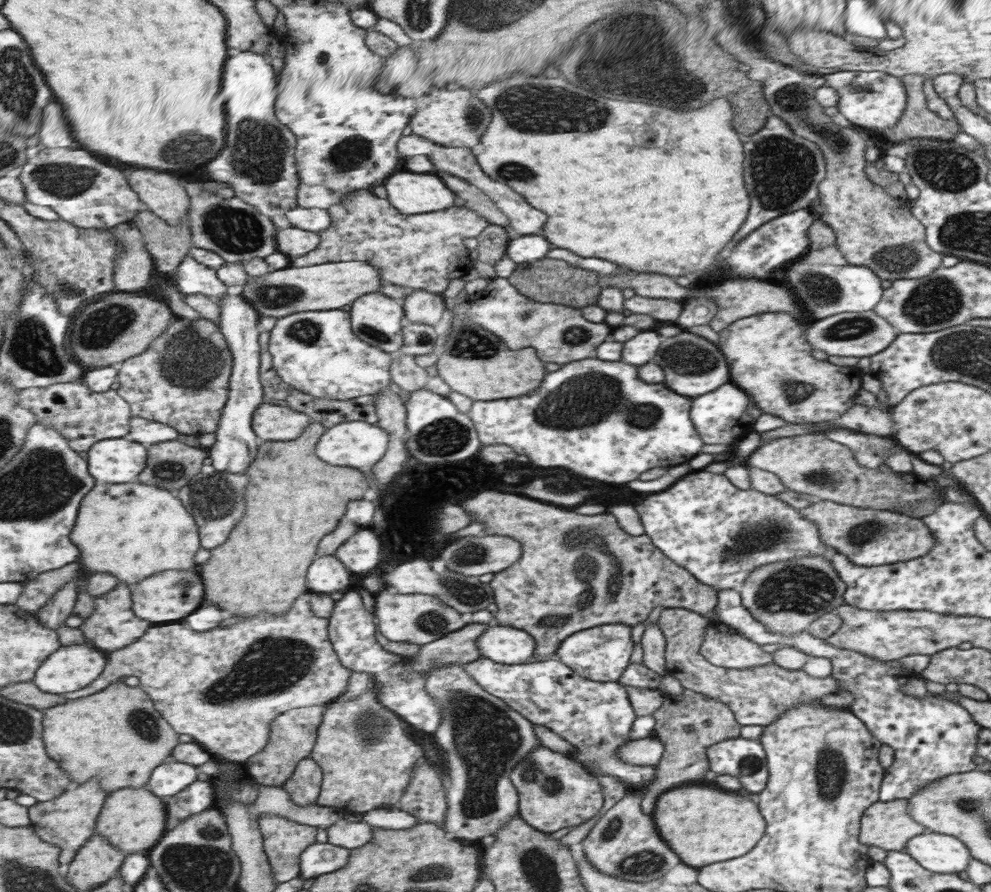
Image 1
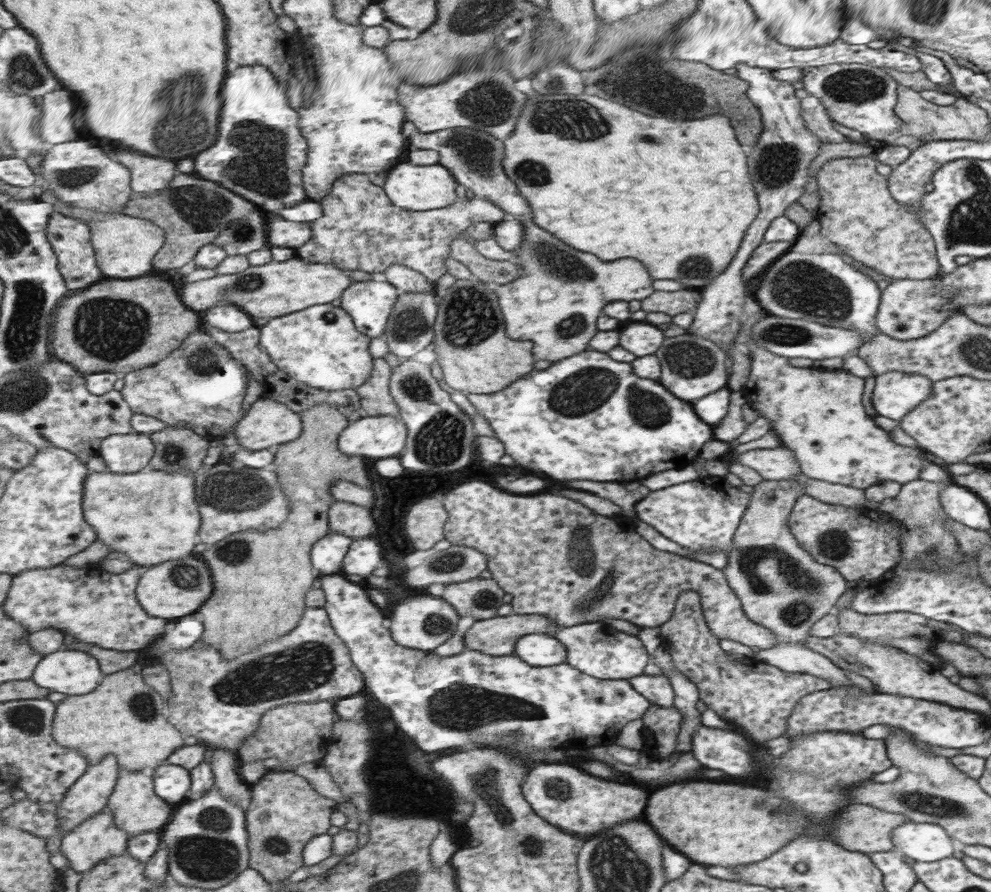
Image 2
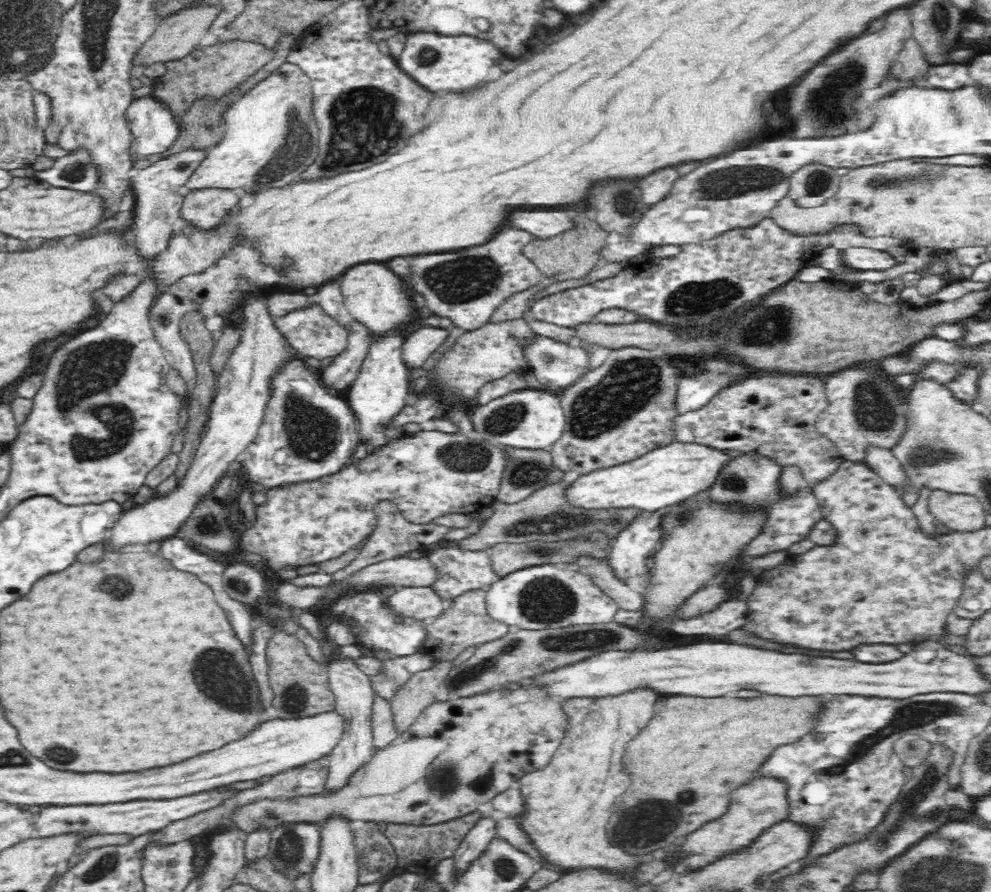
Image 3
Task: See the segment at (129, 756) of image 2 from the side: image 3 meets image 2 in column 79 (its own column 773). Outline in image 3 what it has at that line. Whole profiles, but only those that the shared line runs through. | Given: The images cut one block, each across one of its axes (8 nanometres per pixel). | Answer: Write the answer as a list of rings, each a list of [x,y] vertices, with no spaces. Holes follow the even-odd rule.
[[[768,694],[754,698],[754,700],[742,700],[742,698],[710,698],[710,700],[708,698],[666,698],[664,706],[656,712],[656,716],[648,722],[648,726],[630,742],[630,746],[626,746],[626,752],[622,756],[622,766],[624,766],[623,772],[630,774],[632,786],[628,788],[628,792],[624,792],[614,802],[614,811],[606,825],[607,840],[614,848],[642,857],[644,854],[650,854],[660,848],[661,850],[668,850],[668,846],[672,842],[676,842],[678,838],[698,830],[704,824],[717,820],[728,811],[730,793],[753,779],[750,776],[759,770],[762,762],[766,762],[766,758],[774,752],[774,748],[778,748],[786,742],[796,742],[798,738],[802,738],[802,734],[806,734],[806,722],[810,722],[810,714],[814,714],[814,710],[818,710],[818,702],[822,702],[822,700],[820,698],[802,698],[802,696],[800,698],[774,698]],[[716,722],[730,722],[730,728],[722,728],[722,724],[716,724]],[[726,776],[728,776],[728,782],[726,782]],[[712,784],[716,784],[716,786],[712,786]]]

